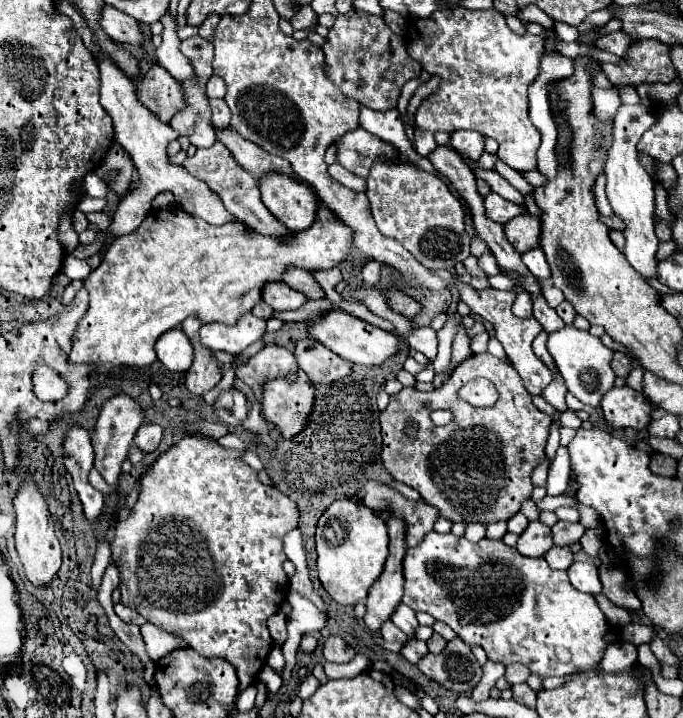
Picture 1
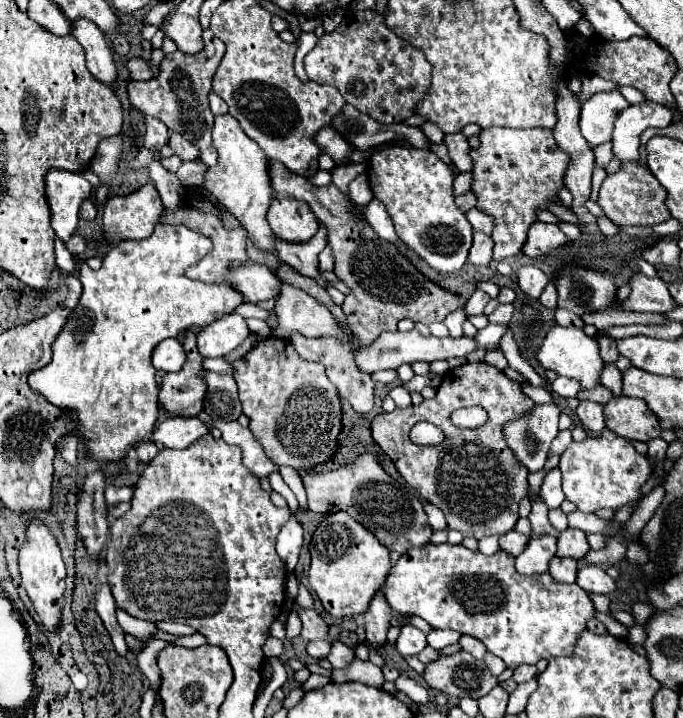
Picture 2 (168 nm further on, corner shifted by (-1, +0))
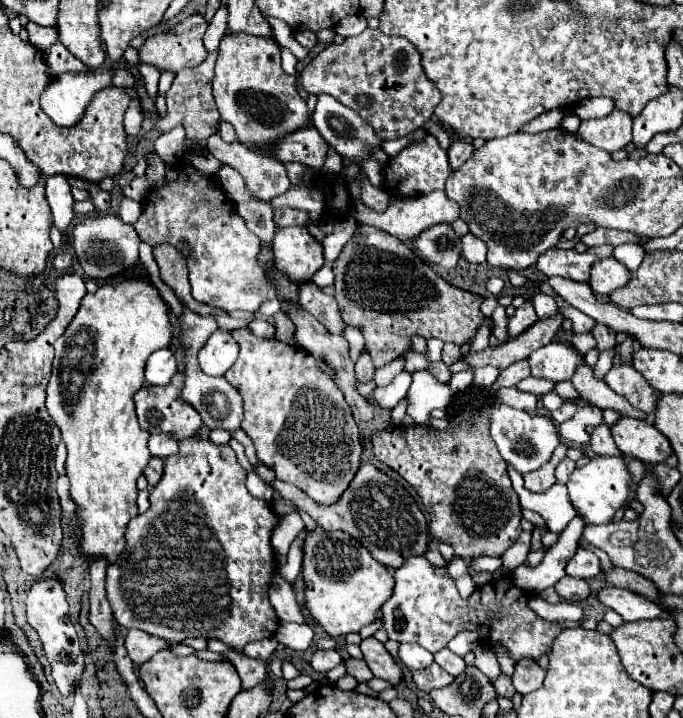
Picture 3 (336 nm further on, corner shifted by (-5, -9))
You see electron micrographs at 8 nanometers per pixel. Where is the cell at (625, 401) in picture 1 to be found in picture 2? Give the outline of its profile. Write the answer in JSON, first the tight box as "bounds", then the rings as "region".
{"bounds":[604,397,660,443],"region":[[[614,397],[604,405],[606,427],[616,435],[628,441],[644,441],[648,443],[654,437],[660,437],[660,423],[654,413],[650,413],[648,405],[642,399],[630,397]]]}

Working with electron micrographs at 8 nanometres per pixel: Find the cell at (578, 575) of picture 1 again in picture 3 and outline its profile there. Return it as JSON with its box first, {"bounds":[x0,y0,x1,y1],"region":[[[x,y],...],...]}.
{"bounds":[596,586,662,622],"region":[[[604,586],[596,592],[596,598],[608,606],[610,610],[616,610],[624,622],[634,620],[648,620],[662,616],[662,610],[658,610],[656,602],[650,602],[648,598],[640,598],[638,594],[630,590],[622,590],[616,586]]]}

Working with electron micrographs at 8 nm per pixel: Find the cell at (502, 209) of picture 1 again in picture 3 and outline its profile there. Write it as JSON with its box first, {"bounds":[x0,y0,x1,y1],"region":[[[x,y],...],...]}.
{"bounds":[462,234,486,264],"region":[[[464,234],[462,236],[462,244],[464,244],[464,258],[472,264],[482,264],[486,262],[486,242],[482,242],[480,238],[476,238],[474,234]]]}

